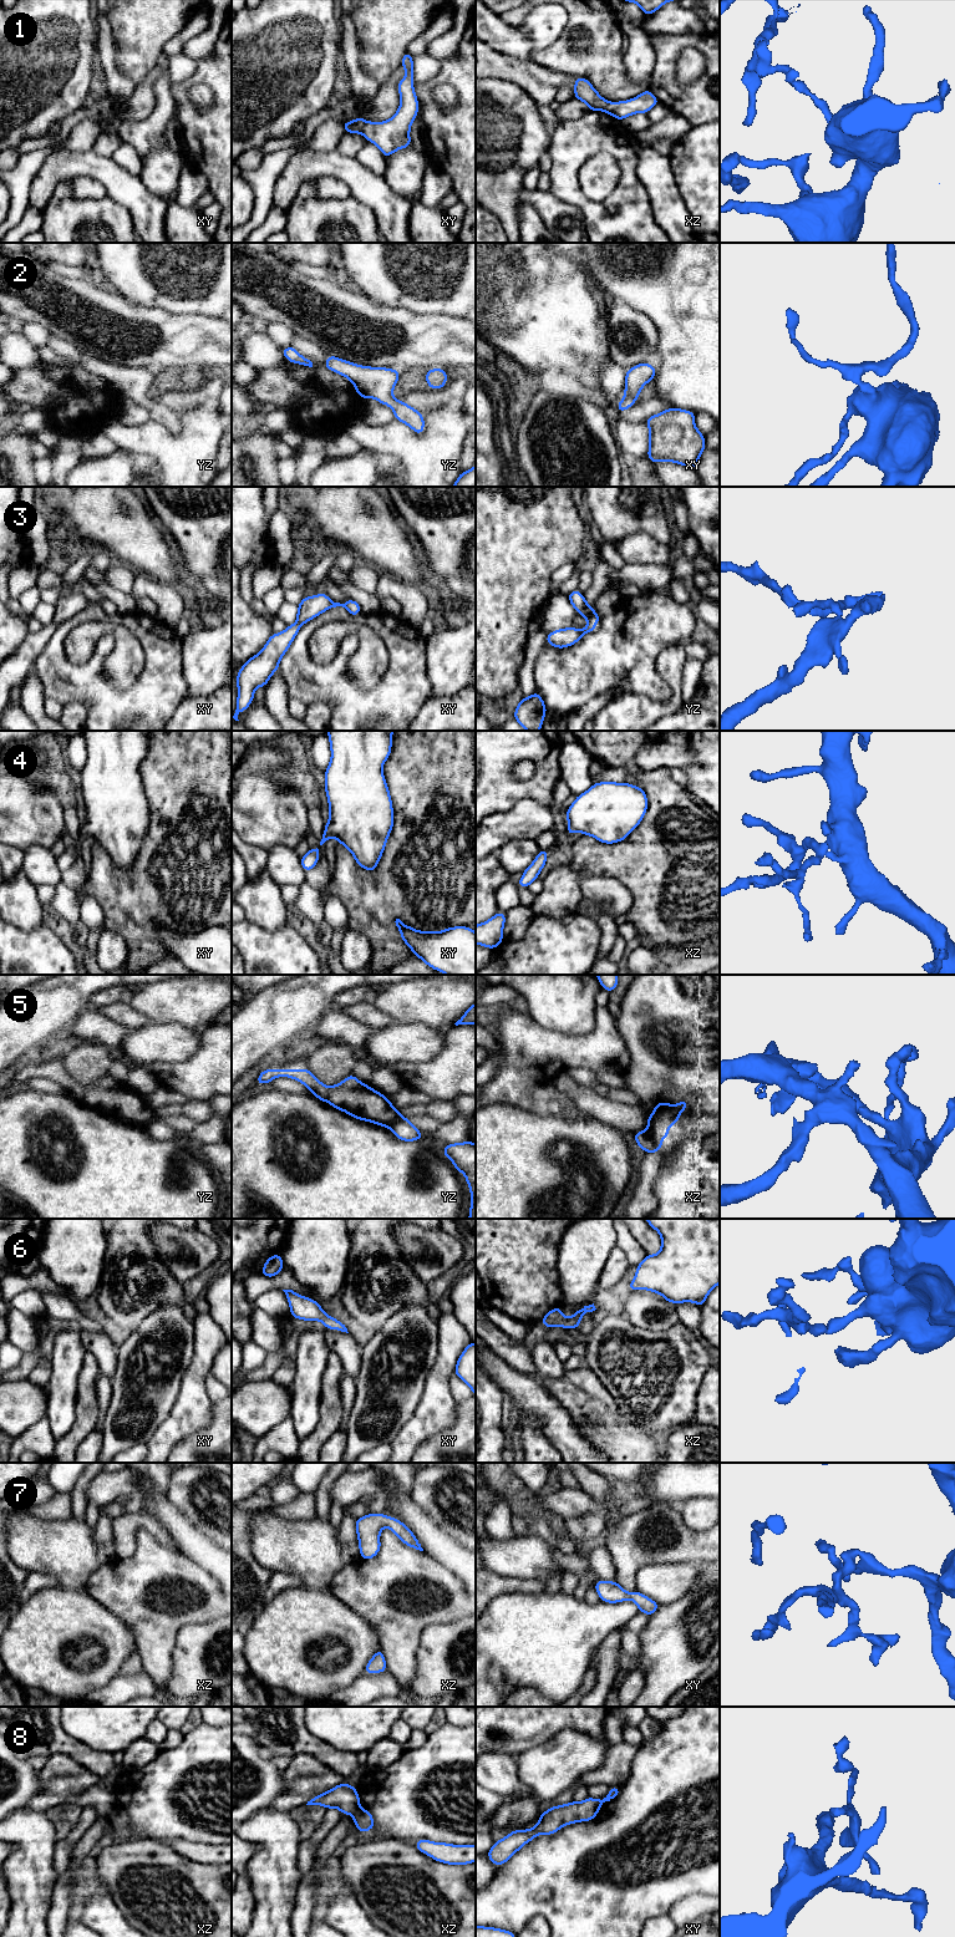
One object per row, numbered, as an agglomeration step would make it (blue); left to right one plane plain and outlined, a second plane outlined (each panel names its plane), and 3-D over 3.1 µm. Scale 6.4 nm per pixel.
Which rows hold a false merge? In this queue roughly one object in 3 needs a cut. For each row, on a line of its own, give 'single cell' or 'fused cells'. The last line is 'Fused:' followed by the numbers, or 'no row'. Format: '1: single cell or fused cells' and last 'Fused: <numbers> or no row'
1: fused cells
2: single cell
3: single cell
4: single cell
5: fused cells
6: single cell
7: single cell
8: fused cells
Fused: 1, 5, 8

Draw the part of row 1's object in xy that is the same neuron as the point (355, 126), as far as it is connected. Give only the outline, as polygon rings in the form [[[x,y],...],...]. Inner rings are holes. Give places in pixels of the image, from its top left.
[[[360,116],[354,121],[342,122],[342,126],[346,133],[361,133],[365,126],[365,120]]]

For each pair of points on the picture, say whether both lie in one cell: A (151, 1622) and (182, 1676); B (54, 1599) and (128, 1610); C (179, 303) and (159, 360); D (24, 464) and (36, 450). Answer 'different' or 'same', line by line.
A: different
B: different
C: different
D: different

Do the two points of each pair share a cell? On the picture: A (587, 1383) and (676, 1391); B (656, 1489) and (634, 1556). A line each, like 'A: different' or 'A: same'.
A: different
B: different

